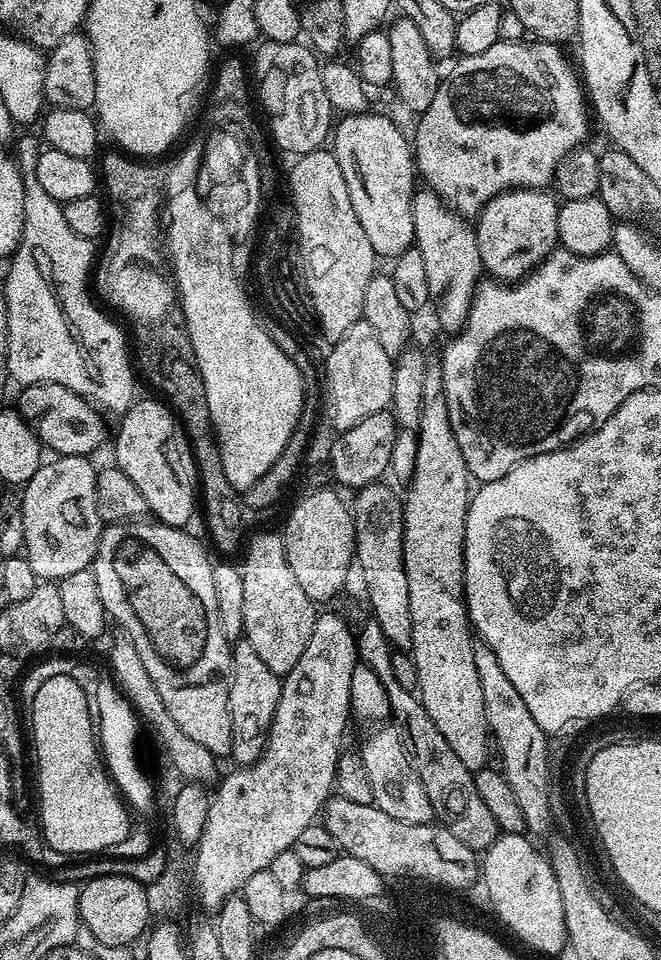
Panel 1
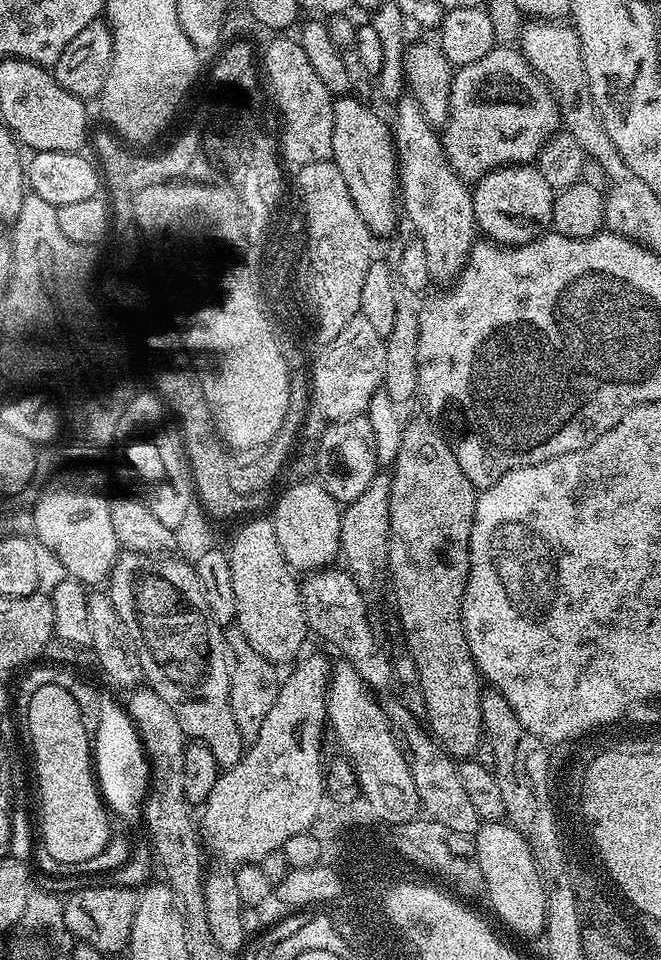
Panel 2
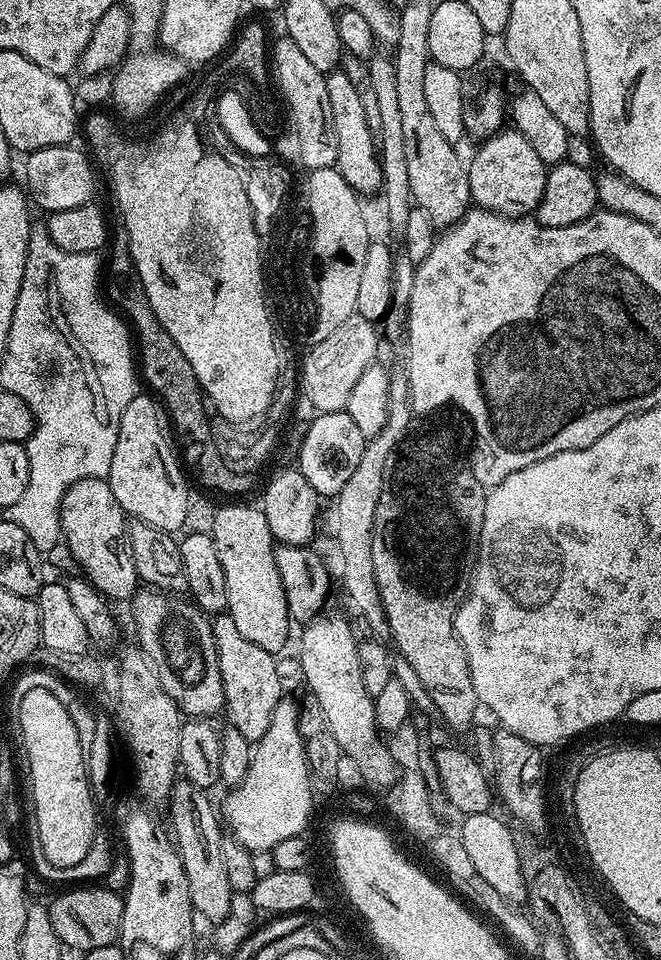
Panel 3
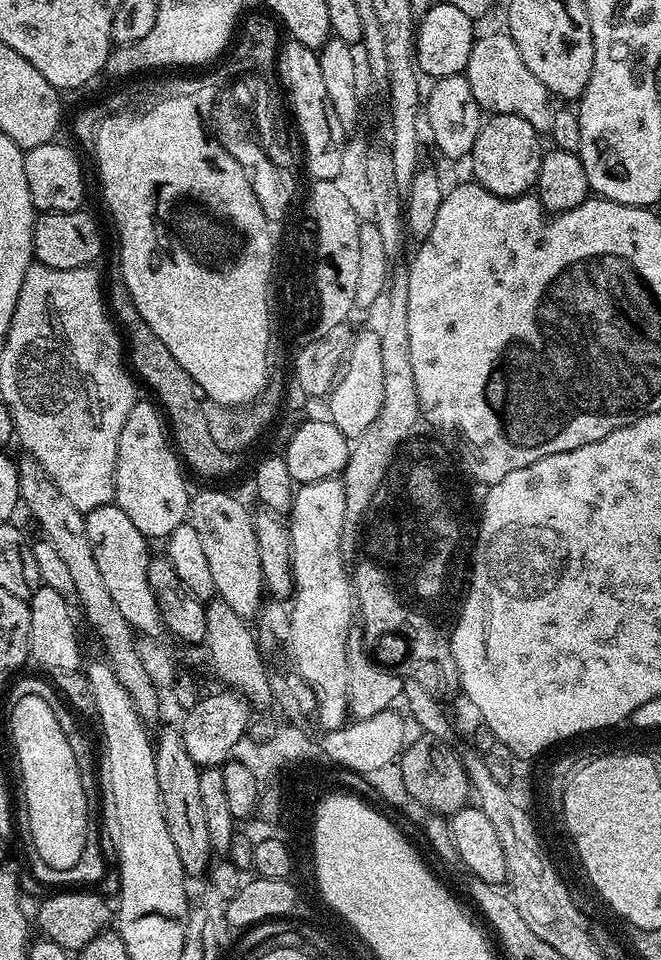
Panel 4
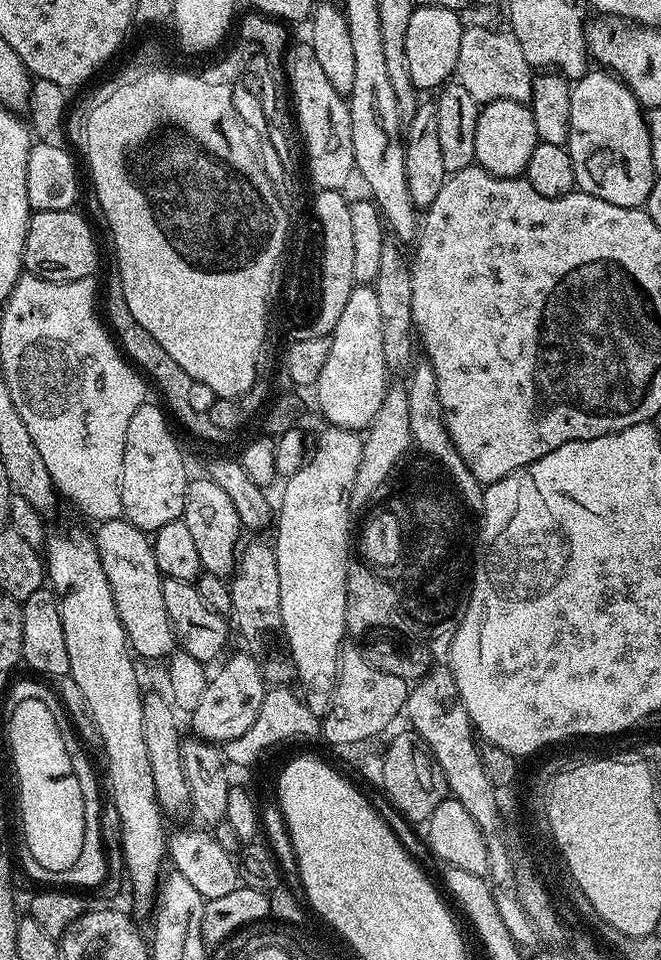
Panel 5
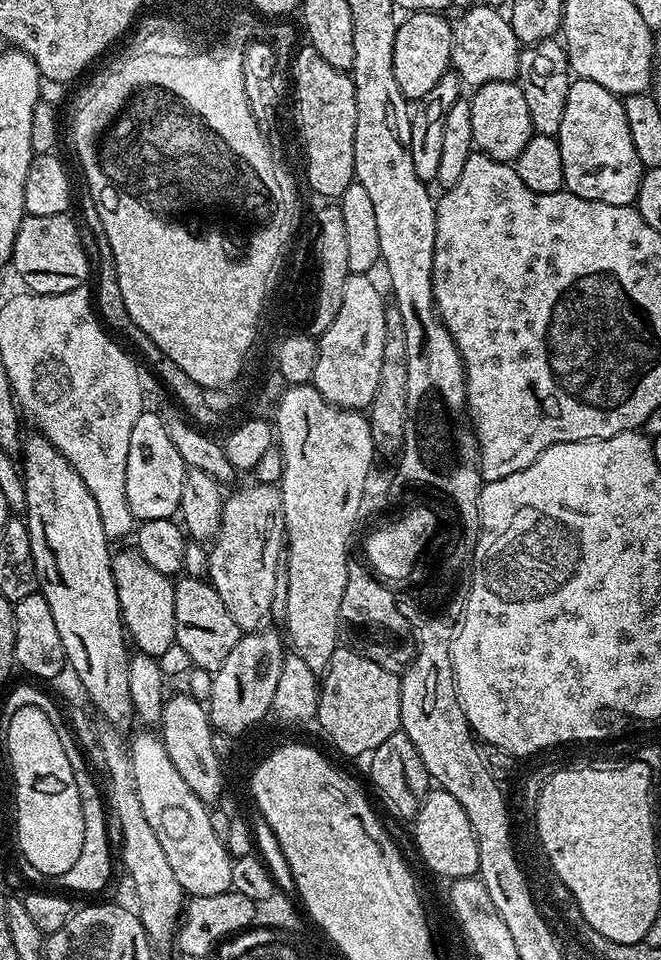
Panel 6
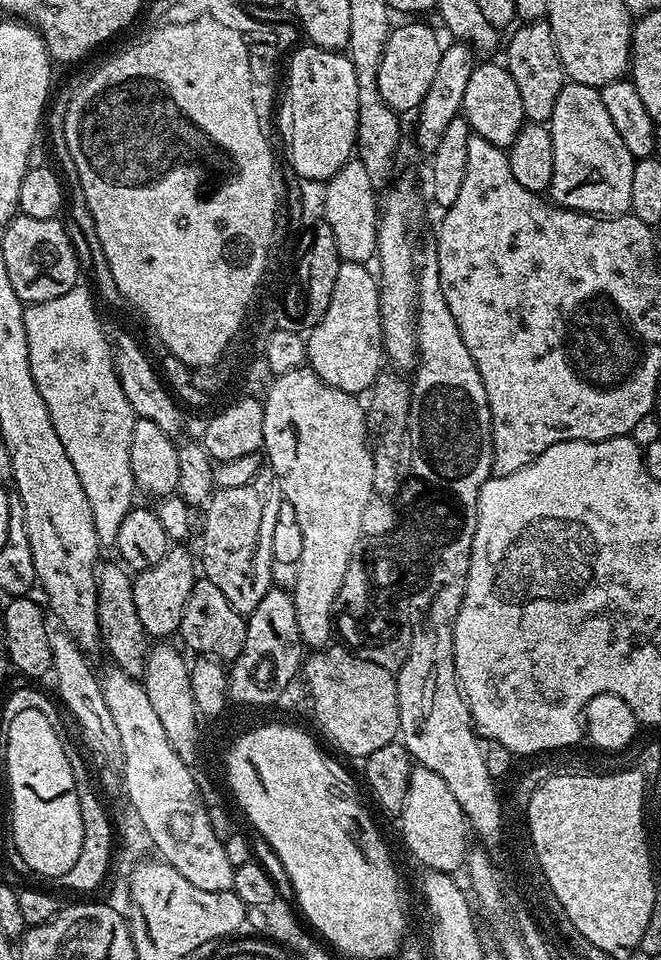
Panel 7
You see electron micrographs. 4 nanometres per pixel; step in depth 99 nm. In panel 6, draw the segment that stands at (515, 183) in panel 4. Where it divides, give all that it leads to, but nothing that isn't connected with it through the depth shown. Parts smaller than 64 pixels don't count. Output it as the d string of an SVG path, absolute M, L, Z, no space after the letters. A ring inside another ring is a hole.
M490 82L475 89L470 96L470 130L473 145L490 158L512 164L526 150L526 142L534 135L529 107L523 91L516 82Z

